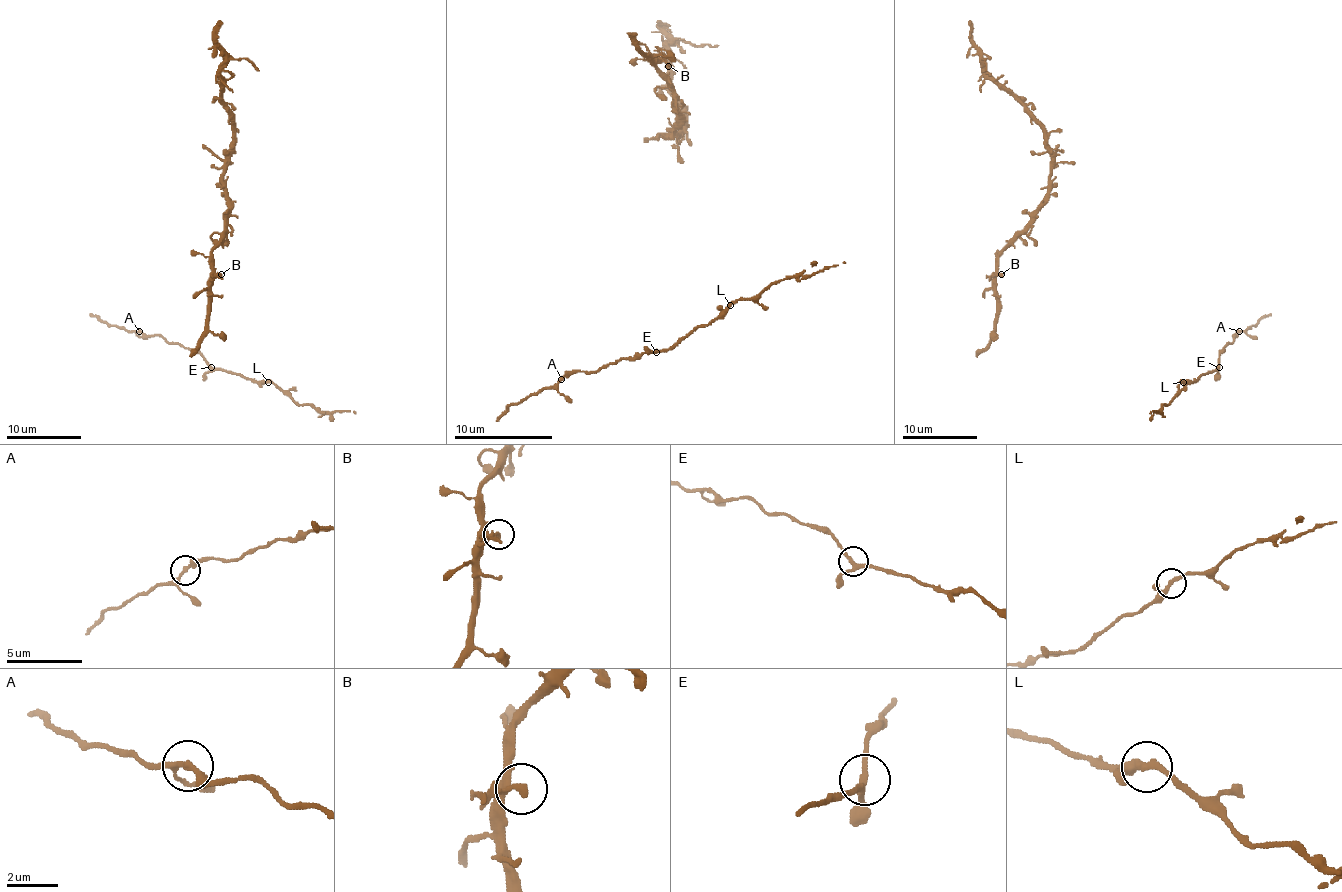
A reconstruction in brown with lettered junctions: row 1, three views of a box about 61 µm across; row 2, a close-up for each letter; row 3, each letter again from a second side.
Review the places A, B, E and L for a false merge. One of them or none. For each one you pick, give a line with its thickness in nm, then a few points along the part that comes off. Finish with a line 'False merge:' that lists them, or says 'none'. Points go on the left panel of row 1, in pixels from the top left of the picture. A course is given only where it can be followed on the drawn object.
False merge: none

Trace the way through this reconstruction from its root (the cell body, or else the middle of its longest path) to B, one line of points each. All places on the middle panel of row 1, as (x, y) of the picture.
B: (675, 61), (666, 56), (651, 58), (661, 58), (668, 66)

